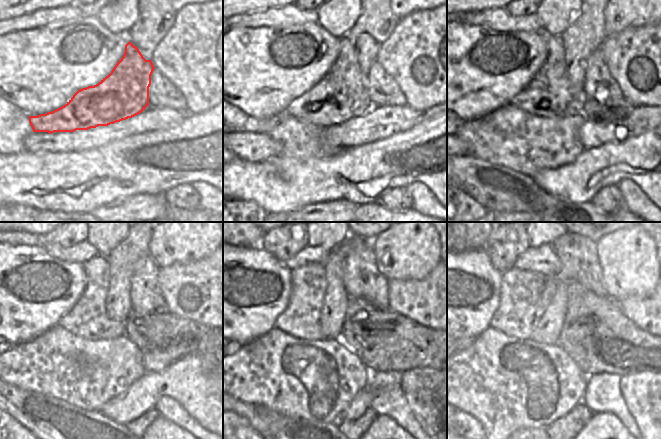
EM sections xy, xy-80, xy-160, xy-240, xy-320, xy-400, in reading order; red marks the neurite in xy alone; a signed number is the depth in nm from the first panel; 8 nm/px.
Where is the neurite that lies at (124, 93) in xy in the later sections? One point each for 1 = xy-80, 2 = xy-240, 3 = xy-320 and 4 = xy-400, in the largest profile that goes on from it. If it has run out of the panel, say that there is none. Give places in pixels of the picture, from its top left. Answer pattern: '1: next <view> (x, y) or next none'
1: next xy-80 (342, 94)
2: next xy-240 (88, 319)
3: next xy-320 (300, 319)
4: next xy-400 (520, 291)

